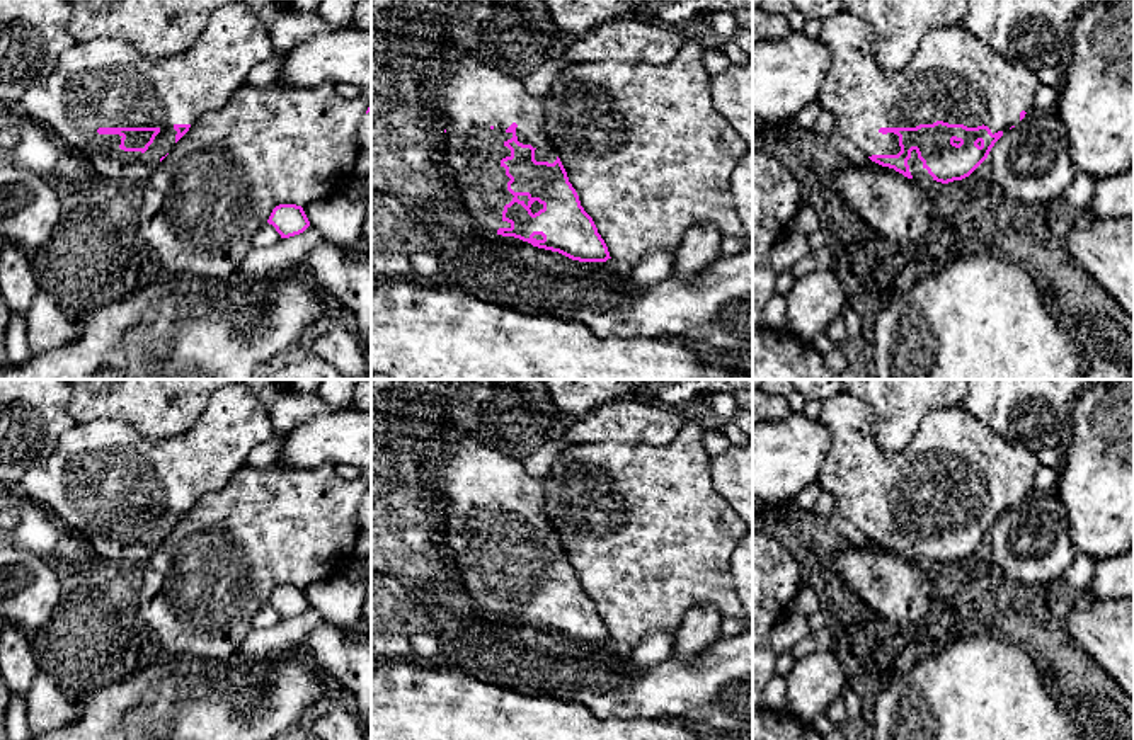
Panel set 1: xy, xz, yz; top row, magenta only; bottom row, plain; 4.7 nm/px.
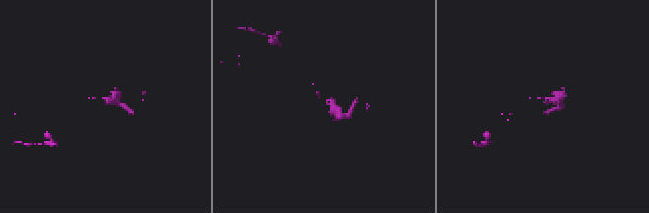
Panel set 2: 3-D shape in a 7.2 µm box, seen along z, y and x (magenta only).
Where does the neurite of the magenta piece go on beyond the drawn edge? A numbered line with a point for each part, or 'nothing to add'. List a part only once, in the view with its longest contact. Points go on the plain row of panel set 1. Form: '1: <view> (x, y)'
1: xz (475, 477)

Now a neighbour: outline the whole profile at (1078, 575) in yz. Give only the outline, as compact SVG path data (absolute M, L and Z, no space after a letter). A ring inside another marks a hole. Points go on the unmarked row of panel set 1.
M1078 553L1062 573L1061 582L1076 594L1088 592L1095 573L1095 565L1097 561L1090 555Z

